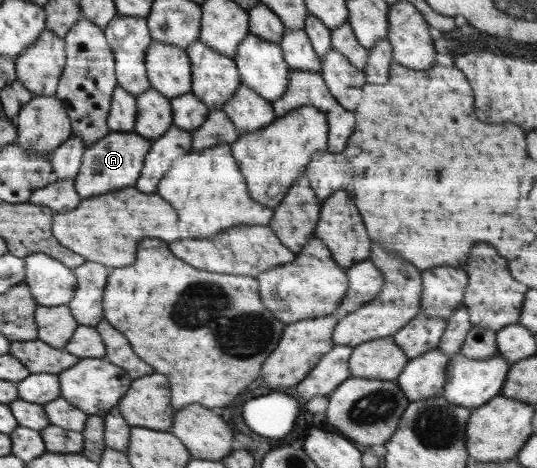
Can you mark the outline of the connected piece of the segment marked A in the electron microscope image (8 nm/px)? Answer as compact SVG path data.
M111 131L102 141L84 149L82 165L74 178L77 194L81 198L91 198L97 194L107 194L125 186L133 186L137 178L141 176L144 158L151 148L152 140L143 136L127 132L119 133Z

